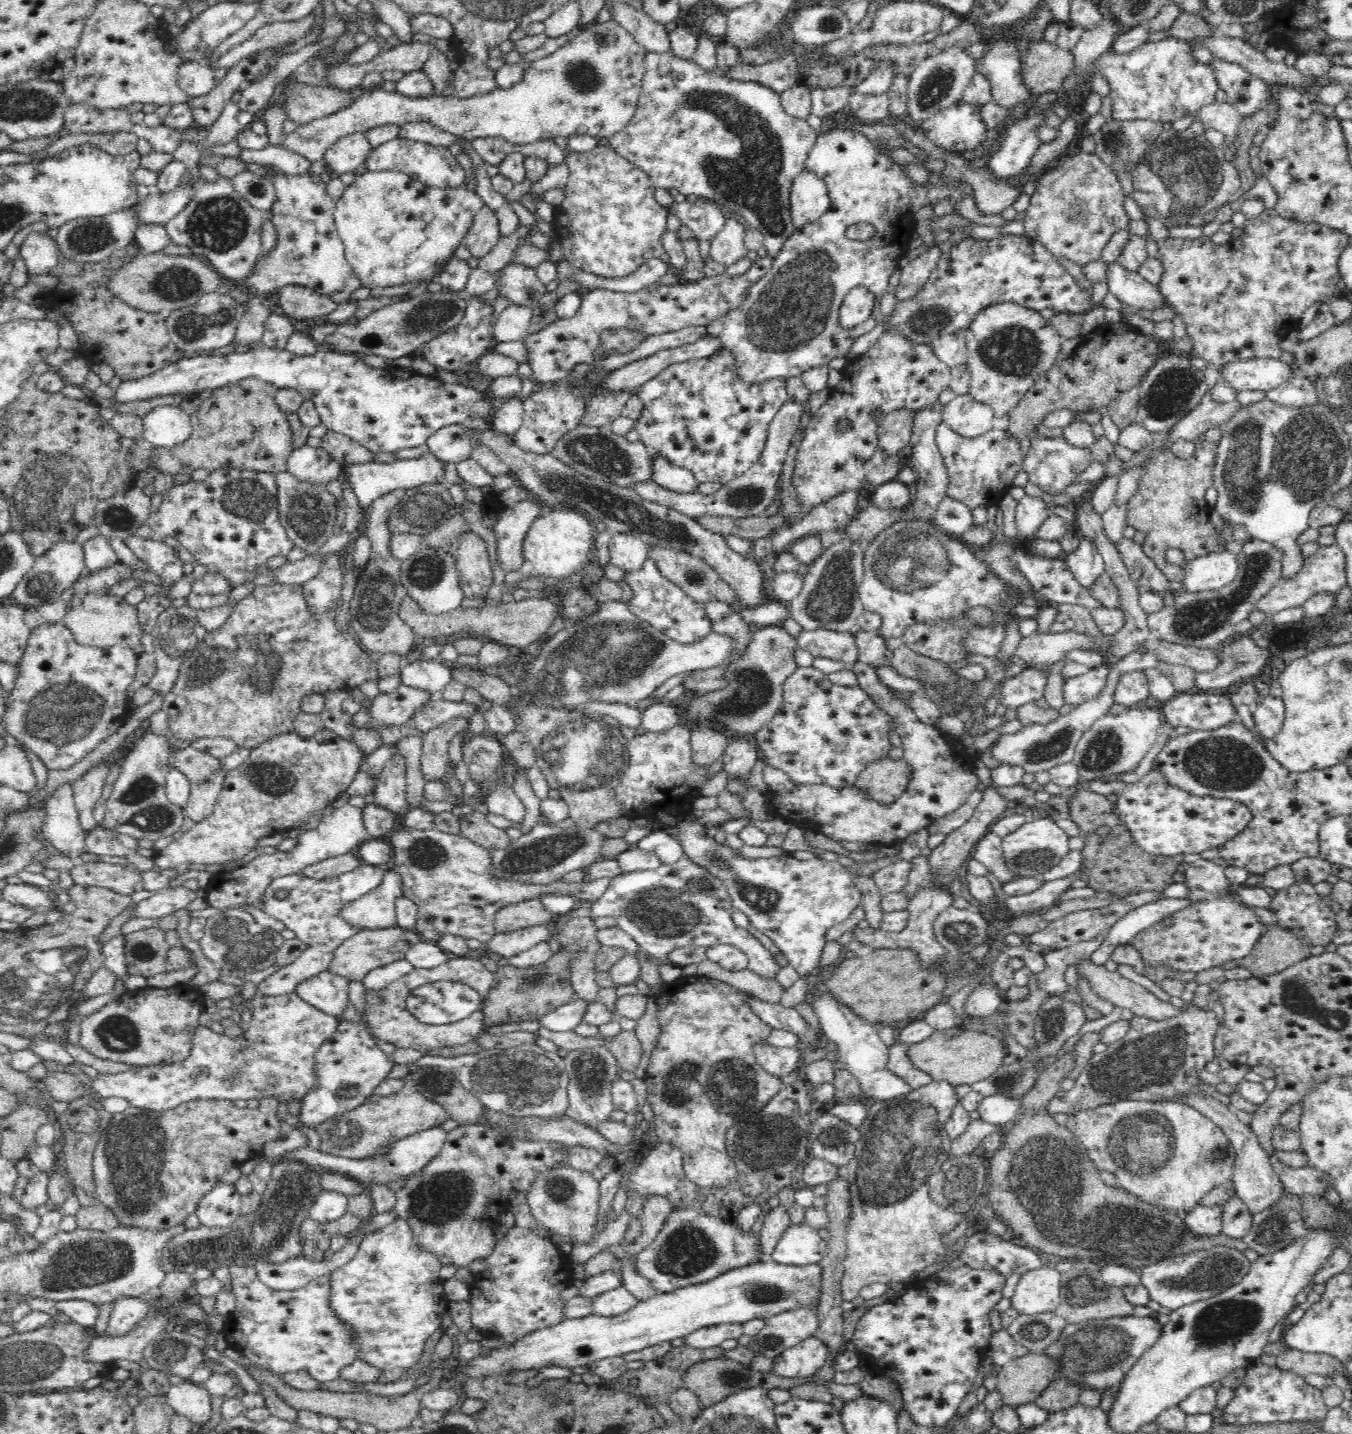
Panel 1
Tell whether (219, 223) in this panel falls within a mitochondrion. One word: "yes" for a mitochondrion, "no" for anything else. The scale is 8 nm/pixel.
yes

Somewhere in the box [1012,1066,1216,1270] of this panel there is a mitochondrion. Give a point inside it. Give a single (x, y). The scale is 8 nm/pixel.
(1143, 1144)

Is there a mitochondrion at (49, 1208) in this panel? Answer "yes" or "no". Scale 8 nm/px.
no

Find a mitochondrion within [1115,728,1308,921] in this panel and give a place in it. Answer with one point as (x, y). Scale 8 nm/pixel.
(1225, 764)

